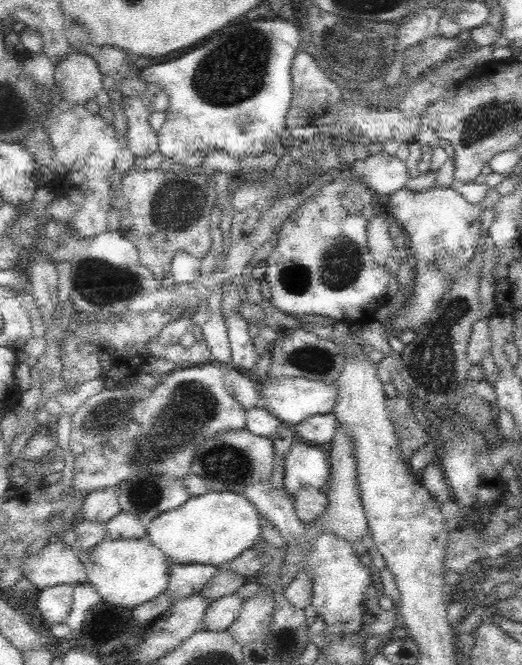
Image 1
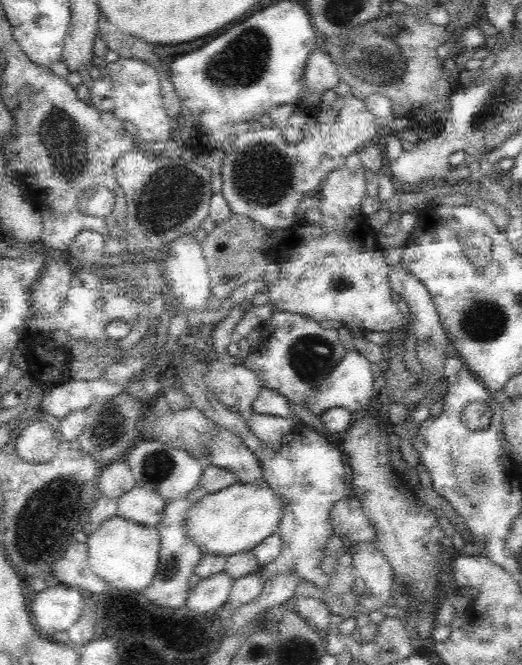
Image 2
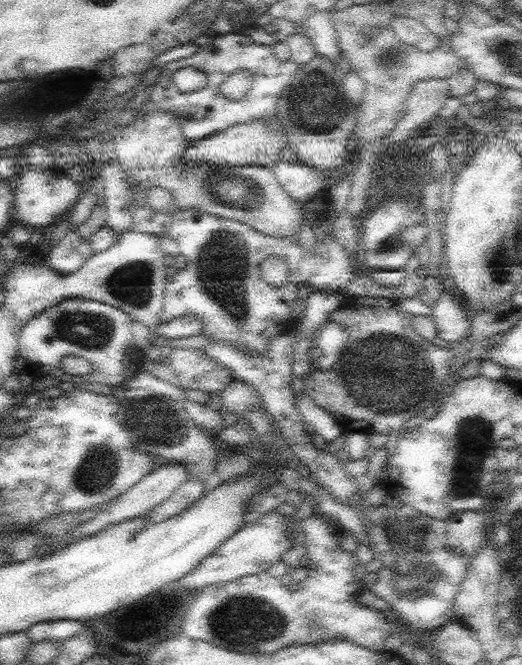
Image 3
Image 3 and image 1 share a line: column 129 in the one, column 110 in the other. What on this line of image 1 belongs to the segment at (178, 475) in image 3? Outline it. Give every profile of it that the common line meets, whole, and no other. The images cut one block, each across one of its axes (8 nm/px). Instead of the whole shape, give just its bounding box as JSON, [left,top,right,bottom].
[80,488,122,522]

